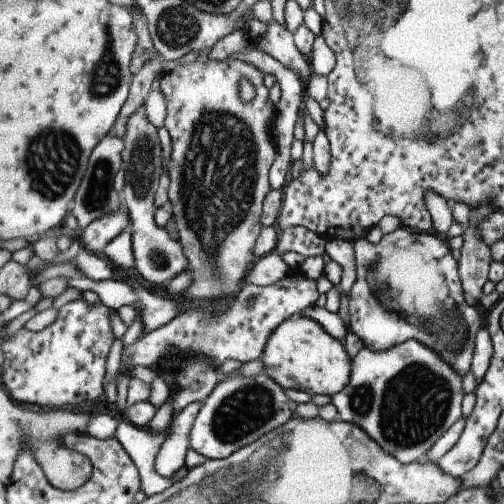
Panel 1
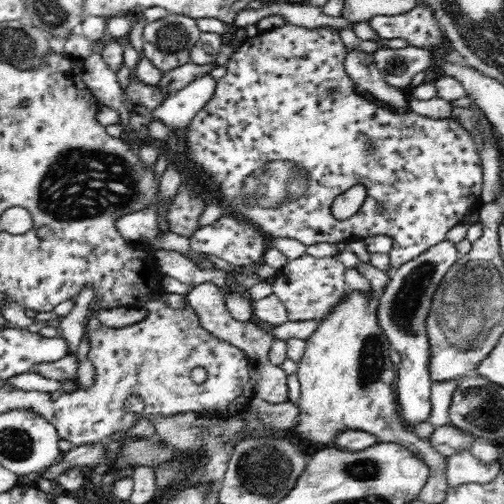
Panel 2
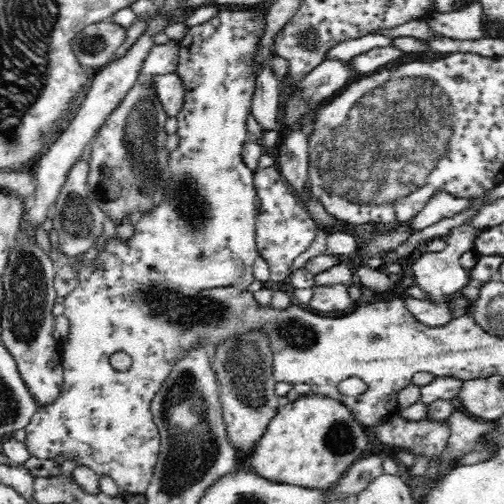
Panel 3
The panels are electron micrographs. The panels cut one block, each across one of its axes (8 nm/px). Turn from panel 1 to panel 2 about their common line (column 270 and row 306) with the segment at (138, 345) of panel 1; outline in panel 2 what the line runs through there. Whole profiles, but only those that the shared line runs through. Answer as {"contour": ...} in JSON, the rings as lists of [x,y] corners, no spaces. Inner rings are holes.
{"contour":[[[302,256],[292,262],[288,262],[272,280],[272,294],[276,294],[282,304],[286,306],[288,320],[290,322],[302,322],[302,320],[324,320],[330,316],[336,304],[340,304],[346,294],[350,294],[350,288],[346,286],[346,266],[340,264],[336,258],[314,258],[314,256]]]}

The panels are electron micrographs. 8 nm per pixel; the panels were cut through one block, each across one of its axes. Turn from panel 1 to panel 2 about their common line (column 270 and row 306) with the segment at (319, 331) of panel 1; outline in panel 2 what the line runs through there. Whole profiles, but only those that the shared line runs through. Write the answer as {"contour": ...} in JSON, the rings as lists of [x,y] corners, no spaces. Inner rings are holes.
{"contour":[[[350,290],[350,294],[346,294],[346,298],[334,306],[330,316],[320,320],[318,330],[306,340],[306,354],[298,362],[296,372],[300,380],[300,400],[296,402],[296,406],[300,408],[300,414],[296,418],[294,430],[302,440],[310,442],[314,448],[334,446],[334,438],[344,430],[368,432],[374,438],[378,438],[378,442],[394,442],[398,446],[404,446],[406,450],[412,450],[414,456],[418,456],[432,470],[432,476],[446,476],[448,458],[440,456],[438,450],[434,450],[428,442],[422,442],[414,430],[406,428],[396,396],[398,372],[396,364],[390,362],[390,352],[390,340],[378,326],[378,300],[370,300],[366,294]]]}

